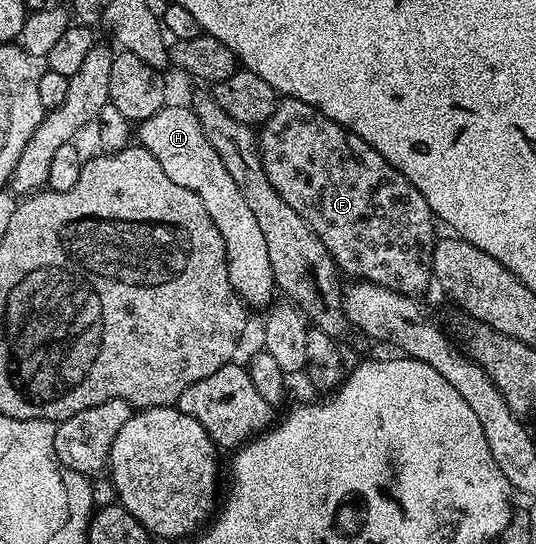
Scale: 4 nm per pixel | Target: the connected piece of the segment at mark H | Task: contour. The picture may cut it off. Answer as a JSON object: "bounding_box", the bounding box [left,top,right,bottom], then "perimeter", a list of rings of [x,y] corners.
{"bounding_box":[139,104,277,307],"perimeter":[[[165,104],[154,116],[139,123],[139,145],[145,146],[162,164],[162,172],[174,180],[174,184],[182,184],[202,200],[206,212],[214,220],[218,232],[222,232],[222,240],[226,248],[226,268],[230,276],[230,284],[236,295],[244,301],[245,307],[267,307],[273,301],[272,294],[277,293],[274,272],[270,268],[270,256],[266,252],[266,236],[258,228],[258,220],[250,204],[234,184],[234,176],[222,164],[222,156],[214,152],[214,144],[206,140],[206,132],[202,132],[202,124],[198,124],[198,116],[191,105],[172,106]]]}

